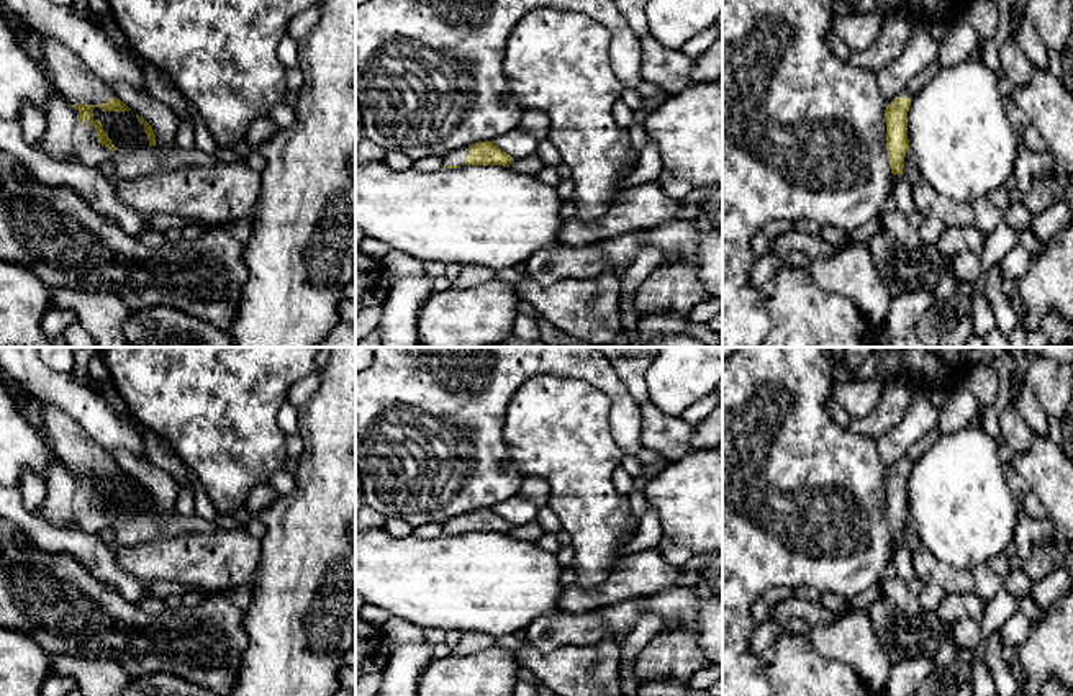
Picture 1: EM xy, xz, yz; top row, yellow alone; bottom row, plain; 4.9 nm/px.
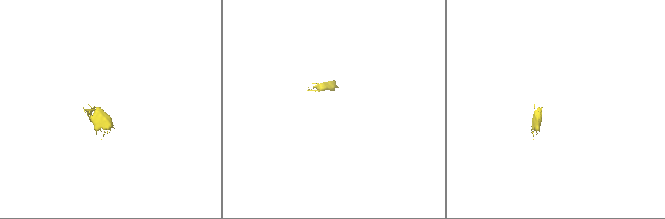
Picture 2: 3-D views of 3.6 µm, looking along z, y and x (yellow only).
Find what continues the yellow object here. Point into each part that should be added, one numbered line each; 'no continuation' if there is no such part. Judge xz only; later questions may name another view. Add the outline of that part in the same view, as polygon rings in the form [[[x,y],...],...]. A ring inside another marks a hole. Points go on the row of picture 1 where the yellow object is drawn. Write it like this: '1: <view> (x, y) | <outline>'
1: xz (456, 158) | [[[460,147],[460,149],[449,152],[447,156],[444,156],[442,164],[444,164],[444,167],[447,167],[447,165],[464,167],[467,156],[469,156],[469,147]]]

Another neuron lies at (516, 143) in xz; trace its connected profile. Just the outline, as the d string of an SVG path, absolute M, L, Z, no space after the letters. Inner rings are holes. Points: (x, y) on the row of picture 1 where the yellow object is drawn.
M516 128L496 138L493 144L513 159L524 159L536 152L539 139Z

